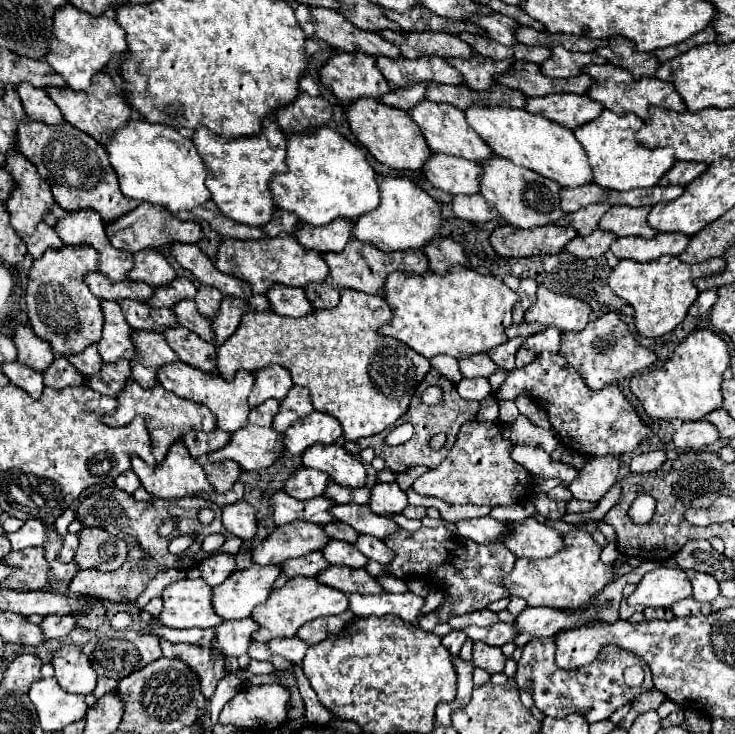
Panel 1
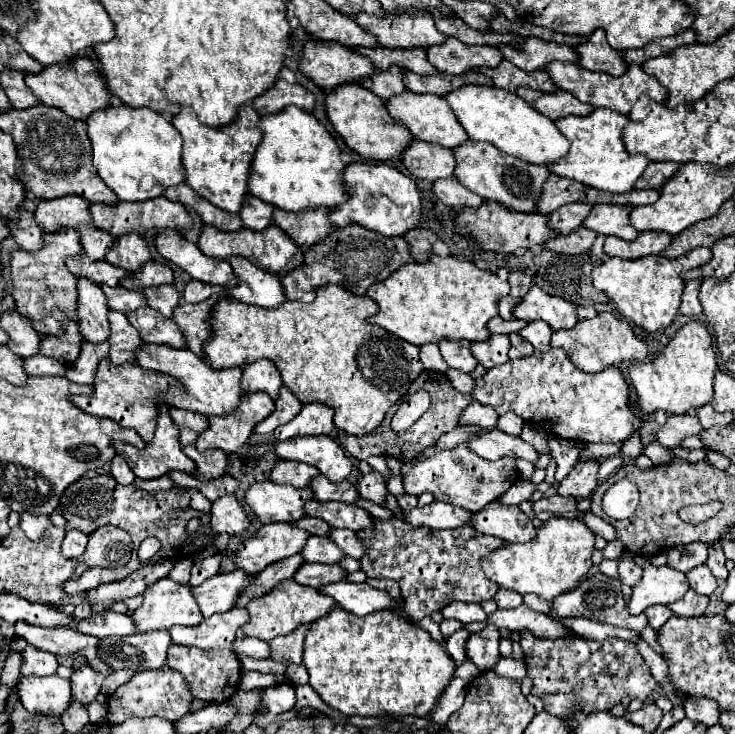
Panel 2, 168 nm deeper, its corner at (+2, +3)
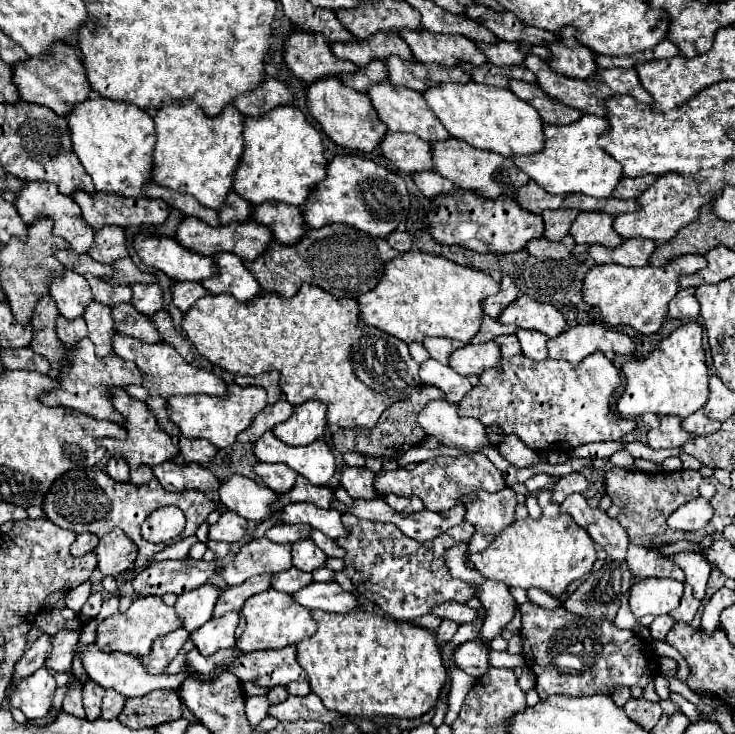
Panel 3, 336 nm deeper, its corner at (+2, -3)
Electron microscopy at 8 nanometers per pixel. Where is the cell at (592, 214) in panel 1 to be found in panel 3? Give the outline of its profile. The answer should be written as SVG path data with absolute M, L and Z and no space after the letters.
M557 209L557 211L543 211L541 217L545 221L543 237L549 241L559 241L569 233L571 223L579 215L577 209Z

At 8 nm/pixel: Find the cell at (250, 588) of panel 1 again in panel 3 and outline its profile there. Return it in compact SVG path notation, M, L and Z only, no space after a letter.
M201 585L195 591L187 591L177 597L175 613L183 621L183 627L193 633L211 619L217 599L219 591L213 585Z

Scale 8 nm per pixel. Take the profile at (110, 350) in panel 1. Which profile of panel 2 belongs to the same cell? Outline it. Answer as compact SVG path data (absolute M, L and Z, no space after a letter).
M79 279L79 301L77 301L77 315L79 315L79 327L87 341L93 345L99 345L109 339L109 307L103 295L103 289L89 279Z

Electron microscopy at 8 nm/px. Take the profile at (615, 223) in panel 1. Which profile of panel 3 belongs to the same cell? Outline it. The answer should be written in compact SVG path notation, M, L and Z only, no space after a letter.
M579 213L569 229L569 235L577 243L599 243L607 249L623 243L623 239L613 231L613 217L607 213Z

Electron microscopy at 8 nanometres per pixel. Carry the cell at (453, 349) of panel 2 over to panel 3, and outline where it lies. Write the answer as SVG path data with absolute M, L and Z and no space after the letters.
M425 337L423 339L423 347L427 349L429 357L433 357L435 361L447 365L449 363L449 355L453 353L453 341L451 339L433 339L433 337Z

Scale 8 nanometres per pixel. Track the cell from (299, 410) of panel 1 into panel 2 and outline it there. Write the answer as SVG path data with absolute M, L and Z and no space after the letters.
M281 387L281 395L275 401L275 411L255 427L255 433L259 435L273 433L279 425L285 425L287 421L291 421L301 411L301 407L303 407L301 401L291 393L291 389Z

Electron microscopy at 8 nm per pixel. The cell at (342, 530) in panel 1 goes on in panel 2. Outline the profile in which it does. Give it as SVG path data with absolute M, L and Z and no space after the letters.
M303 517L297 521L297 525L305 531L309 531L311 535L319 535L319 537L327 537L327 531L331 531L331 525L323 523L323 519L319 519L319 517Z

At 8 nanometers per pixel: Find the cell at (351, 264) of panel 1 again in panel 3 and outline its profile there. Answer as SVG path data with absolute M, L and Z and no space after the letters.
M331 223L319 229L307 229L295 245L281 245L273 241L265 253L253 261L243 261L261 289L275 291L281 297L293 297L301 283L317 285L335 297L353 297L373 289L383 275L383 267L397 253L385 239L373 239L371 235L347 227L343 223Z

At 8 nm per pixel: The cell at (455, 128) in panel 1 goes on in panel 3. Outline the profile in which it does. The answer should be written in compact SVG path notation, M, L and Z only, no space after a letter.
M383 83L383 85L371 85L371 89L367 91L373 109L379 117L379 121L383 121L387 125L389 131L403 131L403 133L415 133L419 135L423 141L431 143L431 141L443 141L449 137L449 133L445 131L445 127L441 125L441 121L431 115L431 111L427 109L425 101L421 99L421 93L407 89L407 87L399 87L399 85L391 85L391 83Z

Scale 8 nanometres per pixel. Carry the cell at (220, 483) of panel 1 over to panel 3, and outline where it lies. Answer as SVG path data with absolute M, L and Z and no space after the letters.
M175 435L173 441L179 445L177 463L207 463L215 455L215 447L209 441L187 441L183 435Z

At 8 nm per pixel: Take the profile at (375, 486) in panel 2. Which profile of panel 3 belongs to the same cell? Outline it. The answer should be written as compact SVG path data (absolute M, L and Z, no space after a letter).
M343 467L341 469L341 485L355 499L373 499L377 493L373 489L373 477L367 467Z

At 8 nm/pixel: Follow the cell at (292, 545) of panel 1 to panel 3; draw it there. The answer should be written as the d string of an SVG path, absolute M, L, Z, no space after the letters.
M253 539L241 547L235 559L225 567L223 581L227 585L239 585L255 575L275 575L291 569L291 545L271 543L269 539Z

